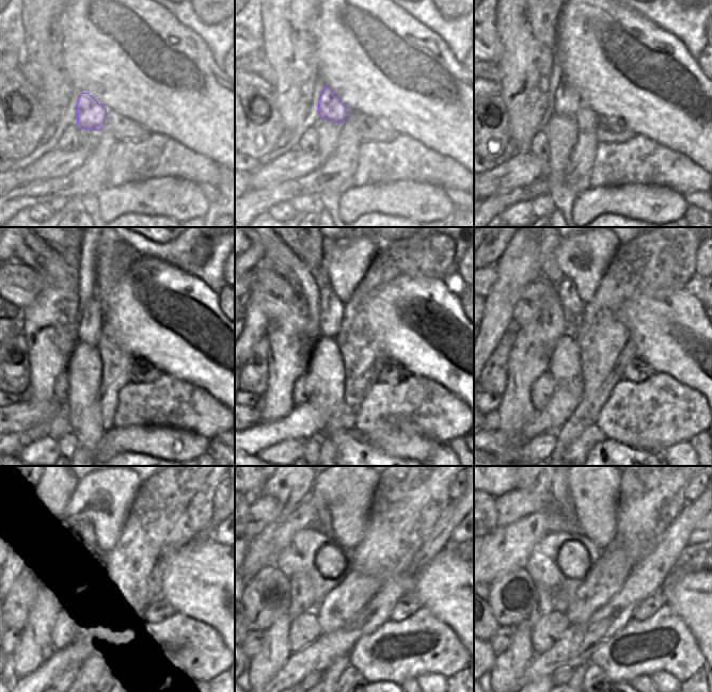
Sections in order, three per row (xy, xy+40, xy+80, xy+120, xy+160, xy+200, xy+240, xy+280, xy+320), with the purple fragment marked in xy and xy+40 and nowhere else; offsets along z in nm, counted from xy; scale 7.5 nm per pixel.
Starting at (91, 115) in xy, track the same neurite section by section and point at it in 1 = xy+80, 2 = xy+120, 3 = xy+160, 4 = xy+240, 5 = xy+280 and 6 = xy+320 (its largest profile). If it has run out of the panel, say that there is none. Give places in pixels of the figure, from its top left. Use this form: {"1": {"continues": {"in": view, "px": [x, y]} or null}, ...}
{"1": {"continues": {"in": "xy+80", "px": [567, 100]}}, "2": {"continues": {"in": "xy+120", "px": [90, 327]}}, "3": {"continues": {"in": "xy+160", "px": [331, 306]}}, "4": {"continues": {"in": "xy+240", "px": [85, 526]}}, "5": {"continues": {"in": "xy+280", "px": [322, 516]}}, "6": {"continues": {"in": "xy+320", "px": [559, 487]}}}

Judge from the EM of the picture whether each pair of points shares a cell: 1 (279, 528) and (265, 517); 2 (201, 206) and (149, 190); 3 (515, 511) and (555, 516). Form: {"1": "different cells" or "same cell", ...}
{"1": "different cells", "2": "same cell", "3": "same cell"}

